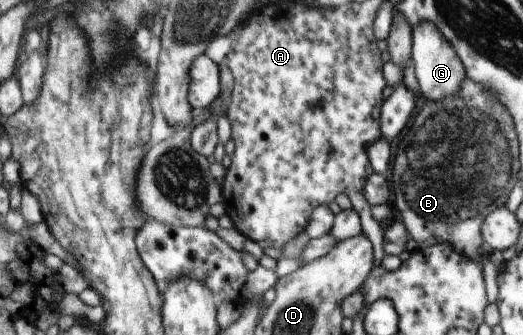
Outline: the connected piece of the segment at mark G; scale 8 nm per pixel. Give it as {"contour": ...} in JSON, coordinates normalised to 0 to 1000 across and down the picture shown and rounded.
{"contour":[[[805,63],[788,84],[788,176],[805,278],[816,299],[849,301],[880,272],[893,227],[891,206],[866,134],[847,110],[832,69]]]}

